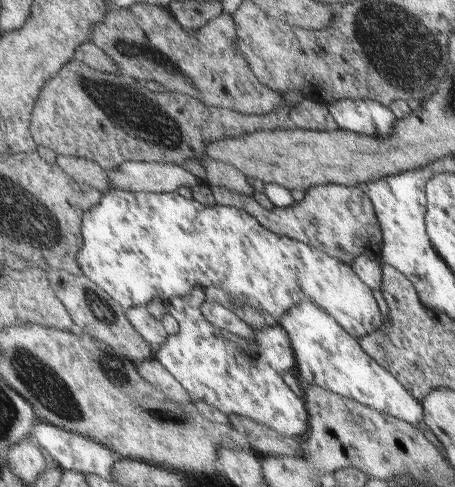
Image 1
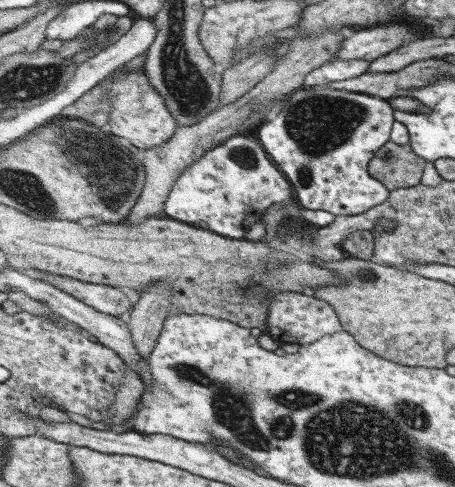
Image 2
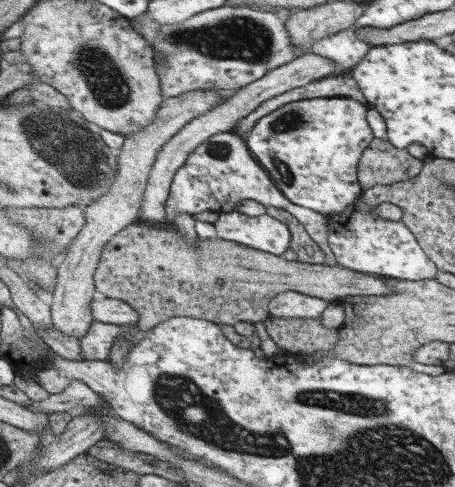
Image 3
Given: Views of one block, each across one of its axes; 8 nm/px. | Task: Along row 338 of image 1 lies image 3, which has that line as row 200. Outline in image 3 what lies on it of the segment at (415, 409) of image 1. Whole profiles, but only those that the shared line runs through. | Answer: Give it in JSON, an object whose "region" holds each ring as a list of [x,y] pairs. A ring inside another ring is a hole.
{"region":[[[311,98],[289,102],[255,122],[255,126],[245,136],[247,146],[249,152],[255,154],[259,164],[265,168],[265,172],[271,174],[275,186],[293,204],[315,210],[323,216],[339,214],[345,212],[347,206],[355,204],[355,200],[359,200],[363,194],[363,188],[357,180],[357,164],[363,148],[367,148],[375,138],[367,120],[367,110],[369,104],[357,102],[353,98]]]}

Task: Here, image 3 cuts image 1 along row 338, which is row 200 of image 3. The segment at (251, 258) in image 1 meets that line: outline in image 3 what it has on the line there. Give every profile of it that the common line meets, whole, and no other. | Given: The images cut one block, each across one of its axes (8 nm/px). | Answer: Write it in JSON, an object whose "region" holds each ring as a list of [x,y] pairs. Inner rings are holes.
{"region":[[[359,200],[347,206],[345,212],[327,214],[327,234],[329,248],[333,256],[333,264],[341,268],[349,268],[361,274],[373,274],[379,278],[393,280],[433,280],[437,276],[437,266],[425,254],[415,234],[403,226],[403,222],[383,220],[373,212],[373,206],[367,206]]]}

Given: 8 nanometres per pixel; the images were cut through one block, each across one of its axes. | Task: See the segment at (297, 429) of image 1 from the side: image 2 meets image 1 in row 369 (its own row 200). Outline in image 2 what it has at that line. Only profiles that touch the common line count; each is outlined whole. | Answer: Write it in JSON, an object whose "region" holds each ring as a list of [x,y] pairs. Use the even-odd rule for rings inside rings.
{"region":[[[235,134],[183,170],[183,174],[171,186],[167,200],[163,202],[163,216],[189,226],[195,226],[197,222],[217,224],[221,234],[233,240],[243,240],[243,234],[247,234],[247,226],[259,220],[263,210],[275,202],[283,204],[287,218],[281,222],[279,230],[289,228],[291,224],[299,228],[325,228],[335,220],[335,216],[329,212],[297,208],[291,202],[291,188],[287,182],[289,180],[283,182],[281,172],[277,172],[273,162],[265,158],[265,150],[261,150],[257,142]]]}

